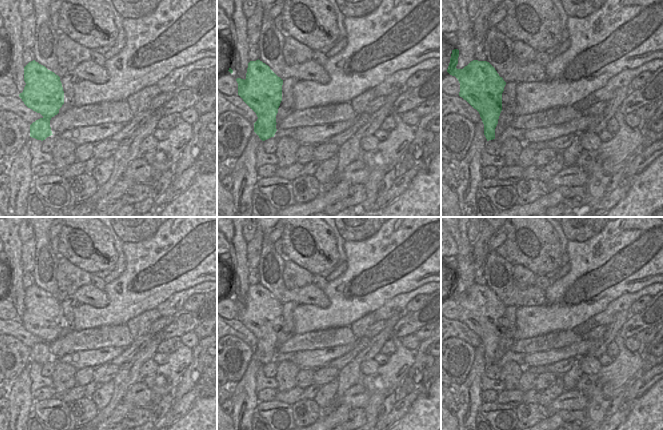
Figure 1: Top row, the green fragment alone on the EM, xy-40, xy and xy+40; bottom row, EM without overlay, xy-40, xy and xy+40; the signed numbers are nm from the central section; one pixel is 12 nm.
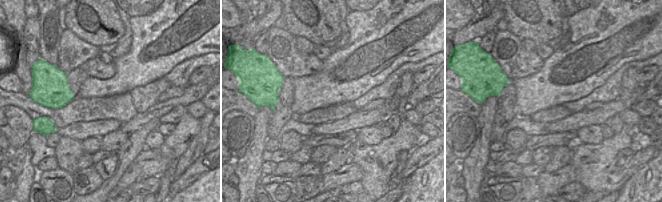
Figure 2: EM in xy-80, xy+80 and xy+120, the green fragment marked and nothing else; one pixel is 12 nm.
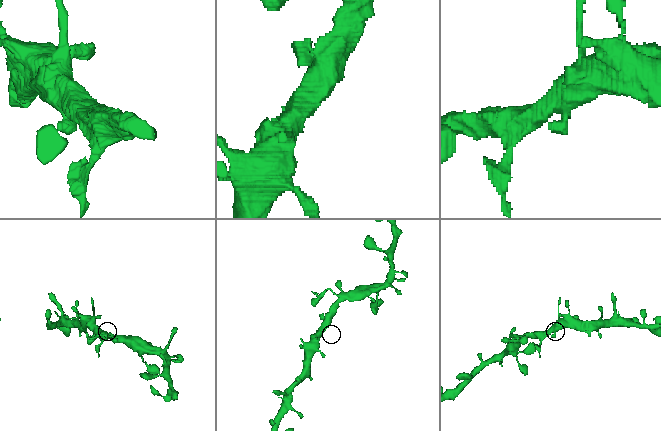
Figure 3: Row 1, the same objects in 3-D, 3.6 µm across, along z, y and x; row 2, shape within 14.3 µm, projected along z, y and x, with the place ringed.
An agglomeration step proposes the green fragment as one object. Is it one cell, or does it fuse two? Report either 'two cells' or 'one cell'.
one cell

